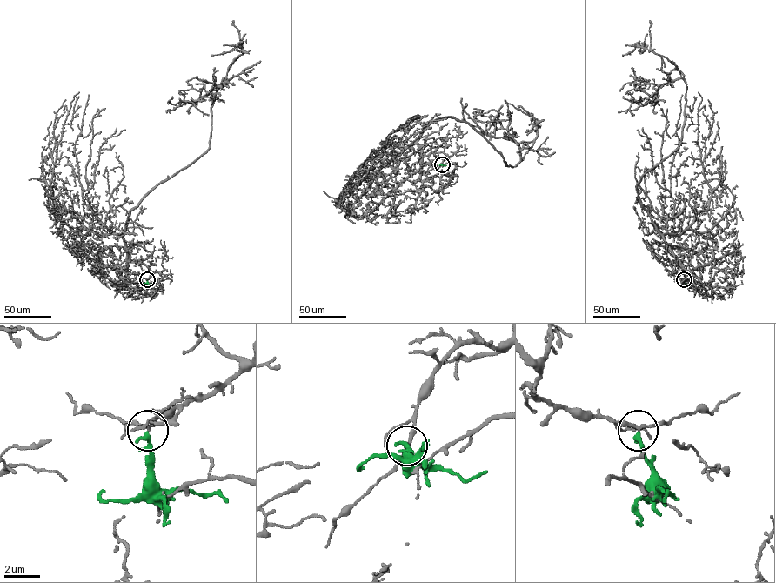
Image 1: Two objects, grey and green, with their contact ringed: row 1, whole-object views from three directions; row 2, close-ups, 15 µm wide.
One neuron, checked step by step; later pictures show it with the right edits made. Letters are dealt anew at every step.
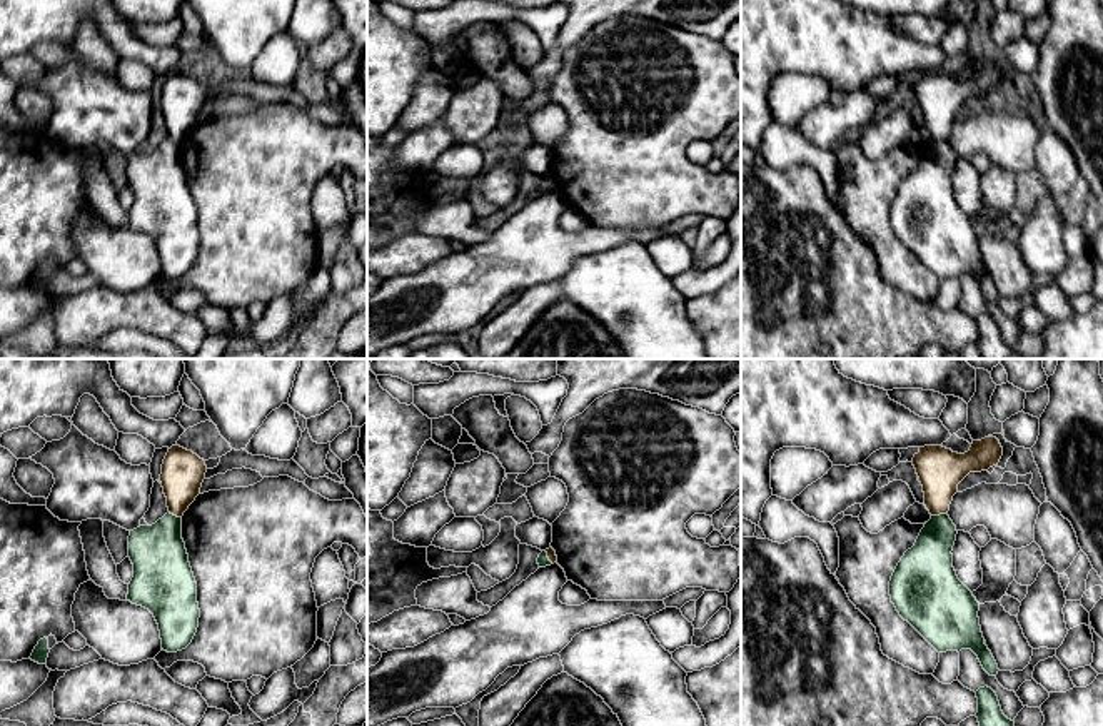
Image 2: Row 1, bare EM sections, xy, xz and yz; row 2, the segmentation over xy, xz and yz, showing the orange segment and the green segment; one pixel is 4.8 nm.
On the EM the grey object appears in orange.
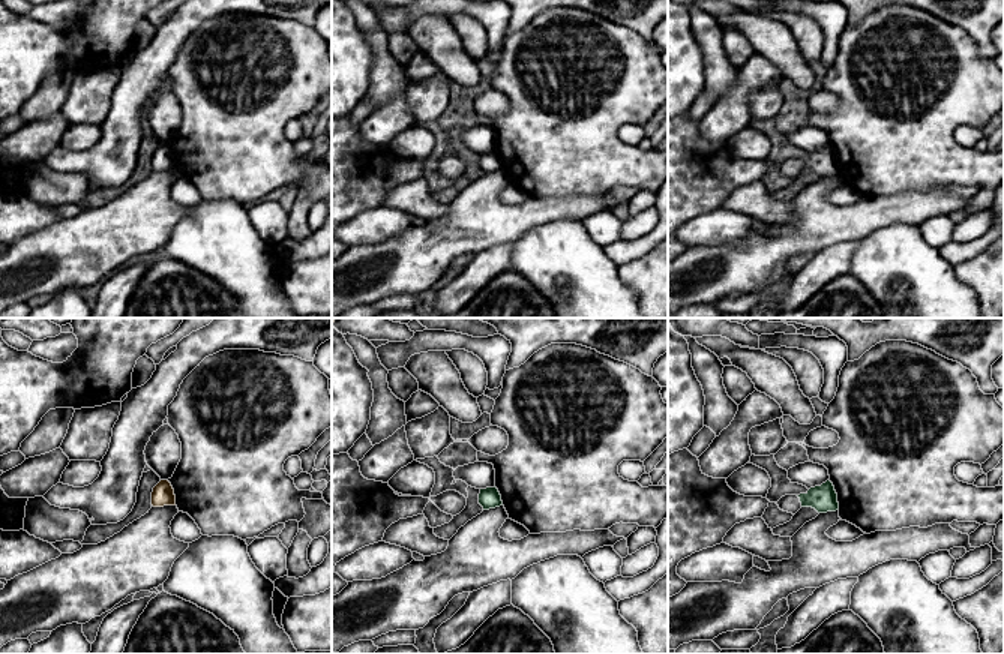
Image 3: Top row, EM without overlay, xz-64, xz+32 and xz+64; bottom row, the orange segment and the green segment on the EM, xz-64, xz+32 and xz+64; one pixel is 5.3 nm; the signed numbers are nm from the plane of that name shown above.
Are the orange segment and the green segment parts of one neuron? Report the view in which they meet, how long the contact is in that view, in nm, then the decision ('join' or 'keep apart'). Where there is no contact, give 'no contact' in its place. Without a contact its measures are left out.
meets orange in yz; contact 80 nm long; keep apart

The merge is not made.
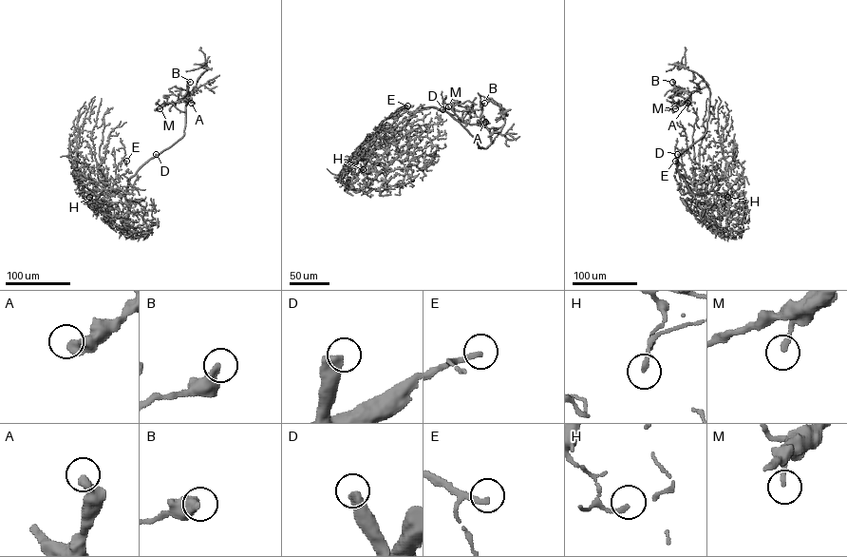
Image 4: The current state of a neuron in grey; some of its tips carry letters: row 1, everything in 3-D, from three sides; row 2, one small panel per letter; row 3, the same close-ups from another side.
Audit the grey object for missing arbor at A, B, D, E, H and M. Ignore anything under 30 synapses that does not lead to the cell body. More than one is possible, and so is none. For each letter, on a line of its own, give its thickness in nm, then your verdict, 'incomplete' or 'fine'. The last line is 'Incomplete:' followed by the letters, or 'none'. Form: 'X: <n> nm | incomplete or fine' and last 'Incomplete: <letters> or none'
A: 480 nm | fine
B: 500 nm | fine
D: 480 nm | incomplete
E: 240 nm | incomplete
H: 200 nm | fine
M: 200 nm | fine
Incomplete: D, E

